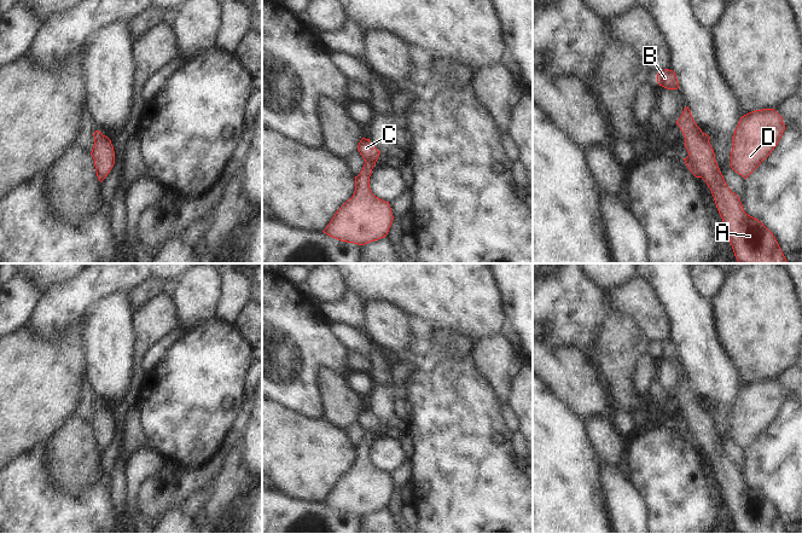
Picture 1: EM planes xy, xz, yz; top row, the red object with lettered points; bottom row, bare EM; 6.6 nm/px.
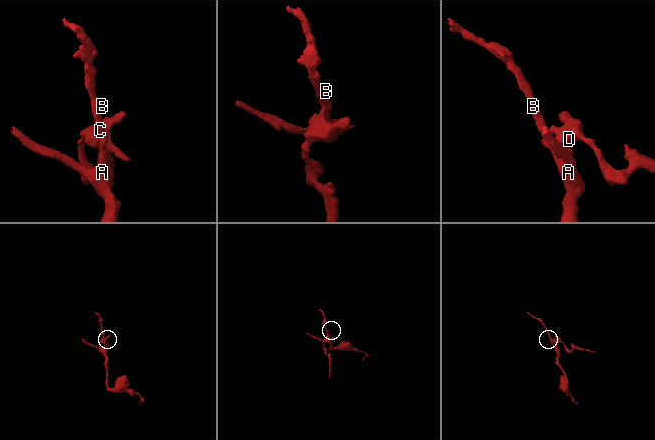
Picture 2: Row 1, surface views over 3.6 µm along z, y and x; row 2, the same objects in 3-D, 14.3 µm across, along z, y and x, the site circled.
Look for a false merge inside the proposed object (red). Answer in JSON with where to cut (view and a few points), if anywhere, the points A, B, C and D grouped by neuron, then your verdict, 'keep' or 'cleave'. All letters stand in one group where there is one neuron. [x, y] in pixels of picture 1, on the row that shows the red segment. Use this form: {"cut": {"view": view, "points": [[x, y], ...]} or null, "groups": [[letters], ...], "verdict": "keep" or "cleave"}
{"cut": {"view": "xz", "points": [[366, 162], [373, 166]]}, "groups": [["A", "B", "C"], ["D"]], "verdict": "cleave"}

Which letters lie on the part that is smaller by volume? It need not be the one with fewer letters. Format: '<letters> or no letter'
D

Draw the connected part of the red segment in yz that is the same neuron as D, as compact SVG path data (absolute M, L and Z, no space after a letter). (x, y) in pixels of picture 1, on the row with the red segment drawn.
M774 109L742 116L732 138L731 168L746 179L771 155L784 130L783 117Z

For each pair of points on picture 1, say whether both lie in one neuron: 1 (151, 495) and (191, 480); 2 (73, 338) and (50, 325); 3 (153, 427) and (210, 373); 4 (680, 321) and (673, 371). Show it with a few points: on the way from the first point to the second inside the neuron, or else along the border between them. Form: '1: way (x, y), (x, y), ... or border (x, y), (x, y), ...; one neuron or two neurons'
1: way (161, 494), (168, 489), (179, 489), (181, 487); one neuron
2: border (80, 321), (51, 340), (34, 334); two neurons
3: way (168, 416), (196, 388); one neuron
4: border (679, 358), (689, 376); two neurons

